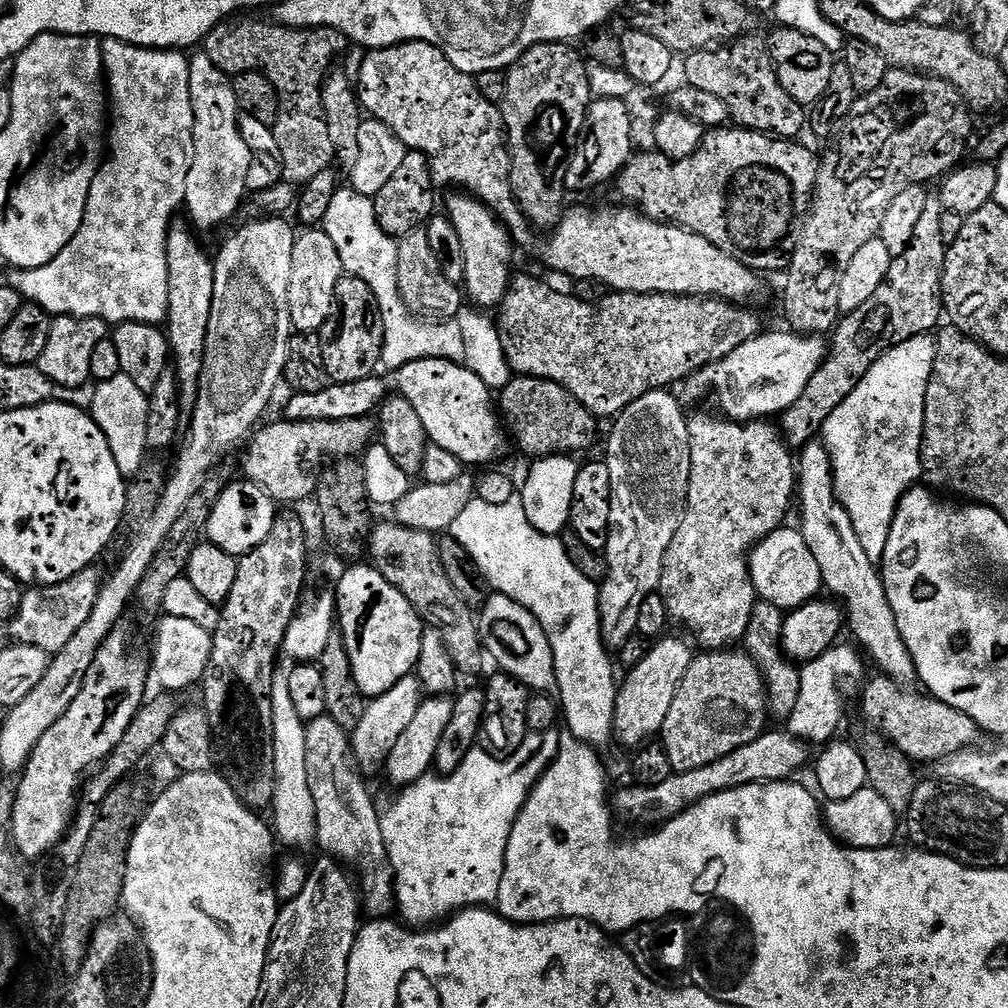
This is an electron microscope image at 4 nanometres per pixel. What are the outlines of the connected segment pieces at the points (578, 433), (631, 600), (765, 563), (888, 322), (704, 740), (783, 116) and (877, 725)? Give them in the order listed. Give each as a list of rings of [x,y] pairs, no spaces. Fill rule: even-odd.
[[[513,375],[504,388],[498,392],[498,412],[502,417],[503,427],[507,435],[531,458],[543,458],[545,456],[566,456],[584,452],[596,440],[597,417],[592,415],[574,394],[570,394],[564,388],[550,387],[548,381],[539,380],[537,376]]]
[[[668,390],[642,394],[626,410],[611,421],[612,433],[608,436],[608,457],[612,487],[612,509],[608,527],[608,547],[606,559],[608,574],[599,585],[600,633],[604,646],[609,650],[619,650],[627,640],[637,635],[638,610],[651,592],[660,586],[660,575],[664,569],[666,550],[684,517],[690,490],[690,434],[688,416],[680,409],[678,401]]]
[[[788,527],[776,528],[764,540],[758,541],[747,559],[748,576],[752,579],[757,597],[781,610],[791,610],[817,599],[824,588],[822,570],[818,570],[818,562],[814,554],[810,554],[806,538],[802,538],[799,527]]]
[[[930,198],[926,202],[922,218],[918,218],[914,226],[914,238],[910,238],[910,246],[906,246],[902,254],[892,257],[890,270],[886,270],[886,278],[882,278],[882,286],[874,290],[873,296],[837,323],[831,333],[824,361],[818,366],[814,378],[806,382],[802,398],[779,413],[778,428],[789,449],[804,448],[821,435],[826,418],[830,418],[836,407],[850,398],[858,382],[866,378],[870,366],[874,366],[874,362],[878,362],[878,358],[889,348],[915,336],[927,336],[941,323],[940,279],[946,255],[941,211],[939,199]]]
[[[704,650],[693,655],[690,666],[674,694],[670,714],[666,714],[662,729],[662,743],[670,758],[672,771],[698,770],[710,762],[718,762],[718,758],[726,758],[726,754],[738,750],[738,746],[754,742],[754,738],[758,738],[761,732],[765,731],[764,716],[766,717],[764,679],[747,651]]]
[[[745,34],[727,46],[717,46],[683,57],[687,87],[710,90],[726,102],[733,125],[747,128],[749,132],[762,132],[777,138],[796,138],[806,124],[805,105],[794,102],[778,82],[772,59],[763,39],[756,34]]]
[[[883,674],[876,677],[864,688],[864,697],[860,700],[860,708],[875,731],[883,732],[889,742],[897,750],[913,762],[932,760],[939,762],[945,756],[971,748],[982,736],[982,729],[962,710],[954,710],[954,706],[946,706],[946,702],[937,700],[931,694],[911,696],[908,690],[891,681]]]

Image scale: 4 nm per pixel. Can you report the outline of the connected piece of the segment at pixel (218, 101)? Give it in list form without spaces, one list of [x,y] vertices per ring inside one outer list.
[[[105,39],[100,45],[102,50],[102,58],[104,59],[104,74],[106,77],[106,96],[110,101],[110,131],[106,136],[106,159],[100,165],[100,171],[97,172],[94,182],[90,186],[90,194],[88,195],[88,201],[86,202],[86,214],[82,218],[82,226],[78,230],[78,234],[74,234],[74,238],[69,242],[69,244],[63,248],[58,255],[56,255],[50,262],[46,262],[46,266],[41,268],[30,268],[27,270],[16,270],[11,274],[10,283],[12,287],[17,288],[20,291],[20,295],[24,297],[25,301],[42,306],[47,312],[51,313],[53,316],[73,316],[76,319],[80,318],[101,318],[103,321],[109,325],[115,326],[117,324],[125,324],[126,321],[142,321],[143,324],[151,324],[153,326],[161,325],[167,321],[169,302],[168,295],[170,294],[170,286],[167,285],[167,256],[166,256],[166,246],[167,246],[167,234],[169,230],[169,225],[172,224],[174,217],[177,215],[175,213],[180,208],[180,203],[188,196],[188,212],[190,215],[196,219],[196,224],[200,228],[216,228],[219,224],[224,224],[236,211],[241,210],[242,205],[245,203],[246,194],[244,196],[244,191],[248,188],[248,175],[252,172],[252,164],[254,165],[254,157],[250,149],[246,146],[246,142],[242,138],[240,133],[240,121],[238,119],[238,109],[236,107],[236,99],[234,98],[234,90],[232,89],[232,80],[230,79],[227,72],[218,70],[218,66],[214,66],[214,62],[210,62],[210,58],[202,51],[197,51],[197,56],[189,62],[183,51],[173,50],[170,48],[140,48],[137,44],[127,44],[121,40],[110,40]]]

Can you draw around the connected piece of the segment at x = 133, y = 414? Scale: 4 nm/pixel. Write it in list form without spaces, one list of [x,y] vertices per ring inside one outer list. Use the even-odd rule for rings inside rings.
[[[123,374],[101,380],[95,385],[96,393],[92,396],[90,415],[92,421],[106,434],[106,442],[110,442],[110,454],[114,454],[114,462],[118,462],[118,470],[126,478],[138,474],[150,449],[146,442],[146,426],[148,425],[148,398],[145,392],[138,390],[130,378]]]

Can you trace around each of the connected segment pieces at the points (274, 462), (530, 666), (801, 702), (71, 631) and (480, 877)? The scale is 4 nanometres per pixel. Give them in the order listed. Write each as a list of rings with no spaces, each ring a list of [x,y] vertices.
[[[354,417],[352,420],[336,421],[279,420],[277,424],[265,423],[247,441],[242,476],[258,485],[280,506],[296,504],[307,496],[309,499],[315,493],[318,473],[325,465],[341,458],[359,457],[373,439],[372,420],[368,418]]]
[[[491,593],[481,605],[477,624],[487,655],[498,662],[497,667],[522,681],[531,691],[557,695],[557,674],[554,670],[553,650],[541,623],[520,603],[508,595]]]
[[[837,643],[826,654],[814,658],[800,668],[798,702],[794,706],[794,714],[788,716],[786,728],[799,740],[812,746],[823,746],[837,735],[836,727],[839,726],[840,715],[844,712],[844,704],[840,701],[840,680],[847,676],[856,676],[860,672],[861,653],[851,643],[844,643]]]
[[[93,566],[82,569],[78,574],[66,578],[61,584],[45,584],[32,586],[21,595],[18,610],[7,621],[8,640],[18,644],[33,644],[38,650],[55,654],[78,634],[82,622],[90,618],[90,610],[94,610],[94,602],[100,593],[102,575],[99,567]]]
[[[556,730],[550,732],[529,732],[528,736],[522,742],[522,746],[518,746],[518,750],[514,750],[514,754],[503,758],[492,756],[479,746],[472,748],[470,754],[466,754],[462,766],[458,766],[458,770],[447,773],[447,775],[429,774],[418,778],[401,791],[404,793],[388,809],[383,809],[380,824],[386,854],[389,858],[389,865],[393,868],[395,907],[398,909],[399,919],[405,925],[432,926],[437,922],[447,920],[449,916],[462,911],[464,908],[479,908],[481,906],[495,905],[496,899],[498,898],[498,890],[502,886],[502,870],[504,869],[504,859],[506,858],[506,846],[510,842],[510,830],[514,830],[514,822],[518,818],[520,811],[523,810],[524,804],[528,800],[528,795],[532,792],[532,788],[540,781],[542,773],[551,766],[553,760],[560,753],[562,737],[558,733],[559,731]]]

